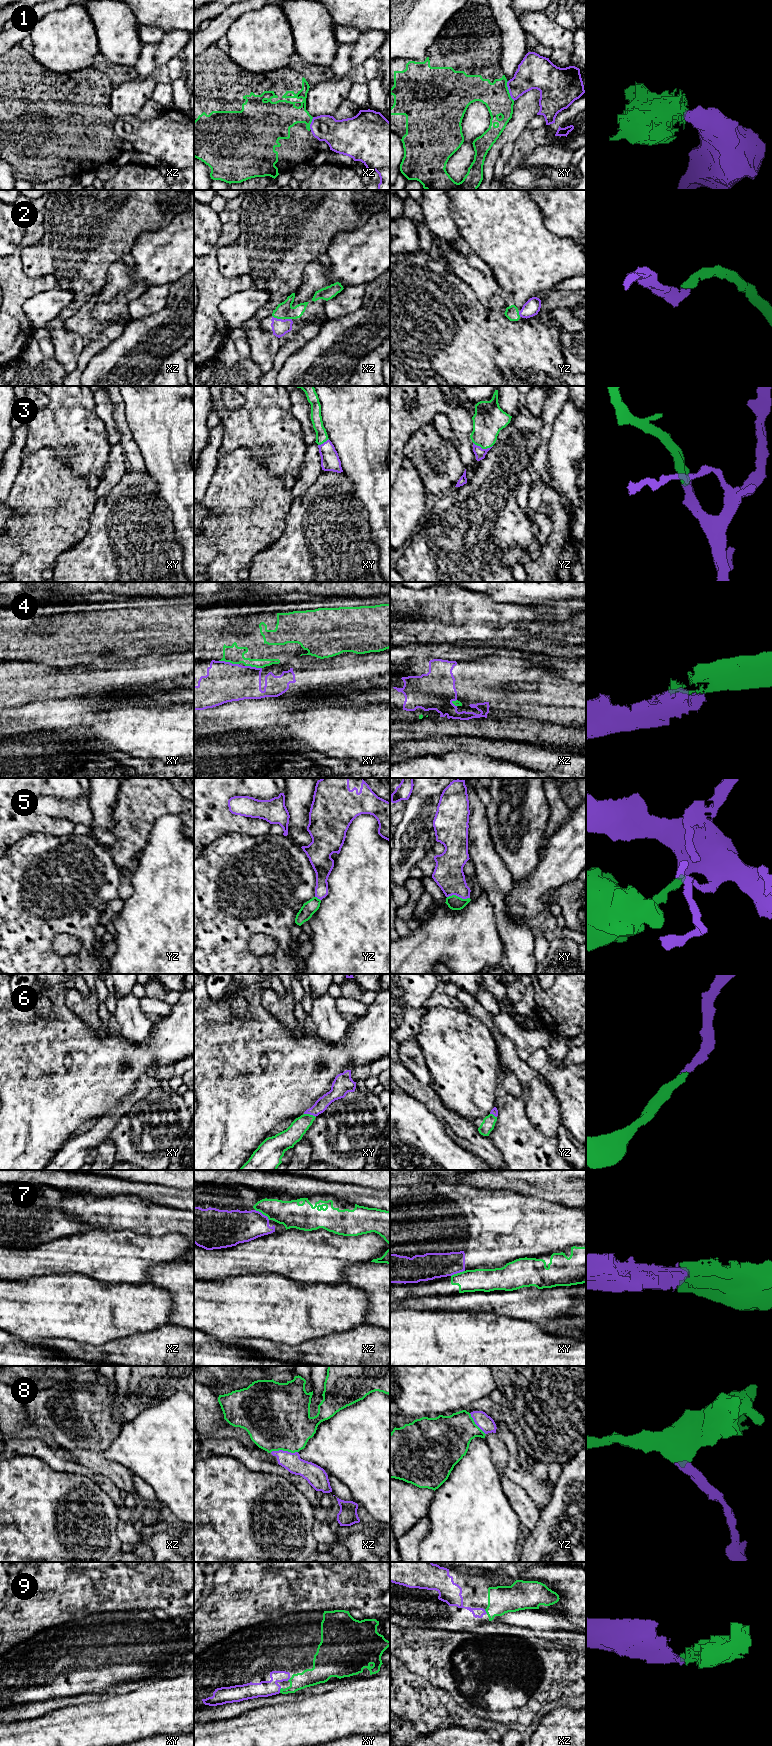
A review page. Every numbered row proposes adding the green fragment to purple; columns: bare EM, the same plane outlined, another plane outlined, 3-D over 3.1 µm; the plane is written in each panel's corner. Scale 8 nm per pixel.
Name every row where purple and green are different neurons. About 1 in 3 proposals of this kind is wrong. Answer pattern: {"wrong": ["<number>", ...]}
{"wrong": ["1", "4", "5", "7"]}

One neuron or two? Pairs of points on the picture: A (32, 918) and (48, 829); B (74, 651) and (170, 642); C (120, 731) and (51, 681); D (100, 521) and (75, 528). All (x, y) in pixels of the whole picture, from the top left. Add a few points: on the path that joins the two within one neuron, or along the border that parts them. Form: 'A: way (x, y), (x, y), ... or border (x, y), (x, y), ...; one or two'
A: border (71, 834), (45, 835), (28, 833), (24, 836); two
B: way (98, 638), (146, 638); one
C: border (96, 691), (90, 691), (81, 696), (50, 699); two
D: border (95, 501), (89, 528), (76, 544); two

